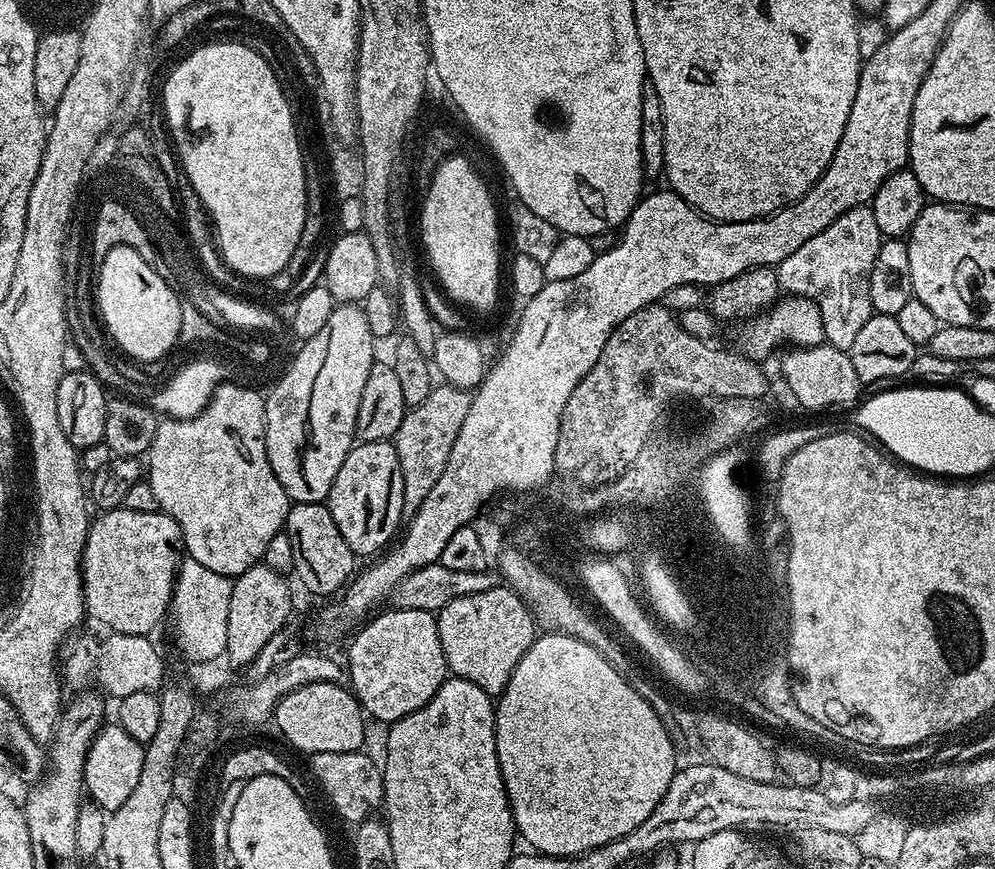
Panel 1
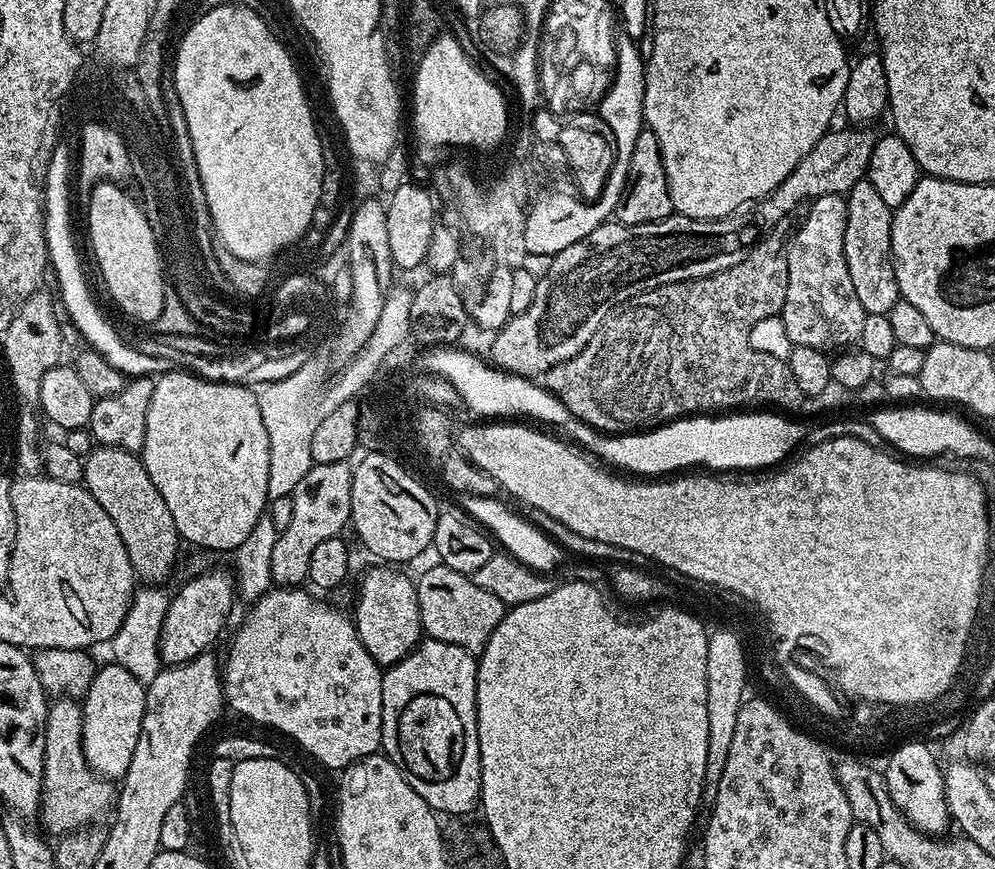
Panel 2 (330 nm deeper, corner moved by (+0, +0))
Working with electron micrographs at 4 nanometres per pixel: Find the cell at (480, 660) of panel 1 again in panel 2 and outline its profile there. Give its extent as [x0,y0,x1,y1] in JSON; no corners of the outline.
[415,563,506,654]

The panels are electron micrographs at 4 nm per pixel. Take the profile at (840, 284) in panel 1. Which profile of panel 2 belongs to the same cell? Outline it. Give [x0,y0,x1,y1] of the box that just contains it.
[782,194,866,350]

